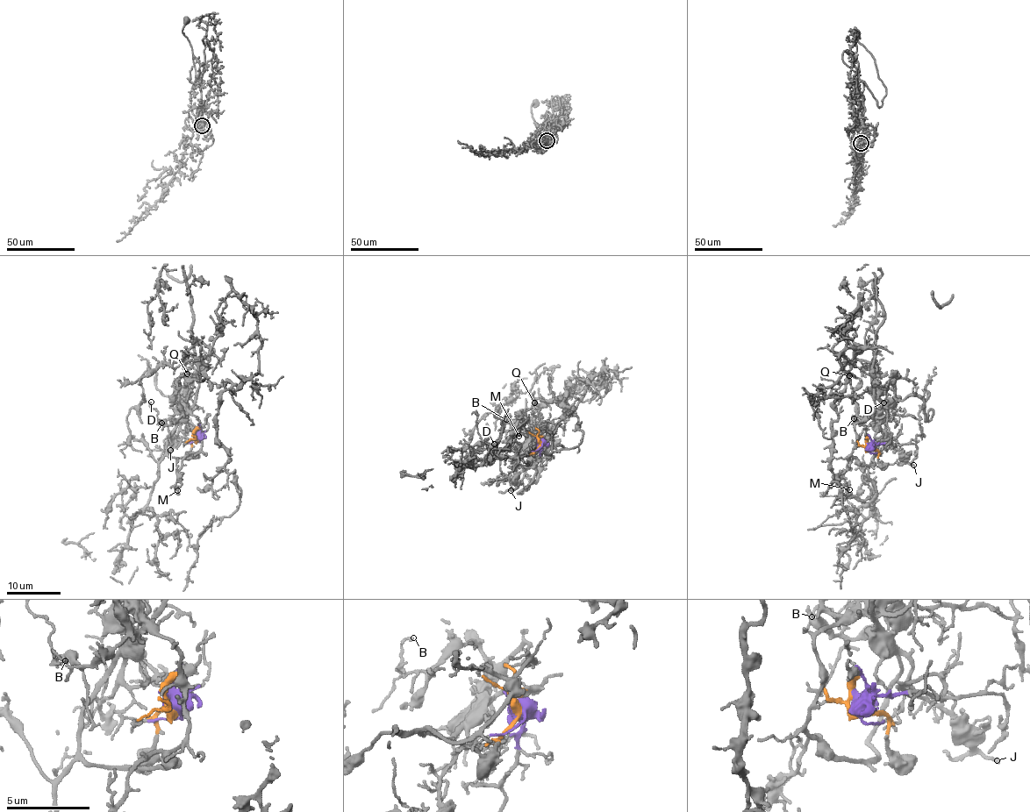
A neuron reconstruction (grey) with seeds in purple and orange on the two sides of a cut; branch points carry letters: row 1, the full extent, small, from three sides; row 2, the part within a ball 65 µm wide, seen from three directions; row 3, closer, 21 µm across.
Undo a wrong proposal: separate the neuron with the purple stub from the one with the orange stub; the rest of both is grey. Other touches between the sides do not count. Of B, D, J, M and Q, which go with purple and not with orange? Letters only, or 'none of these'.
J

